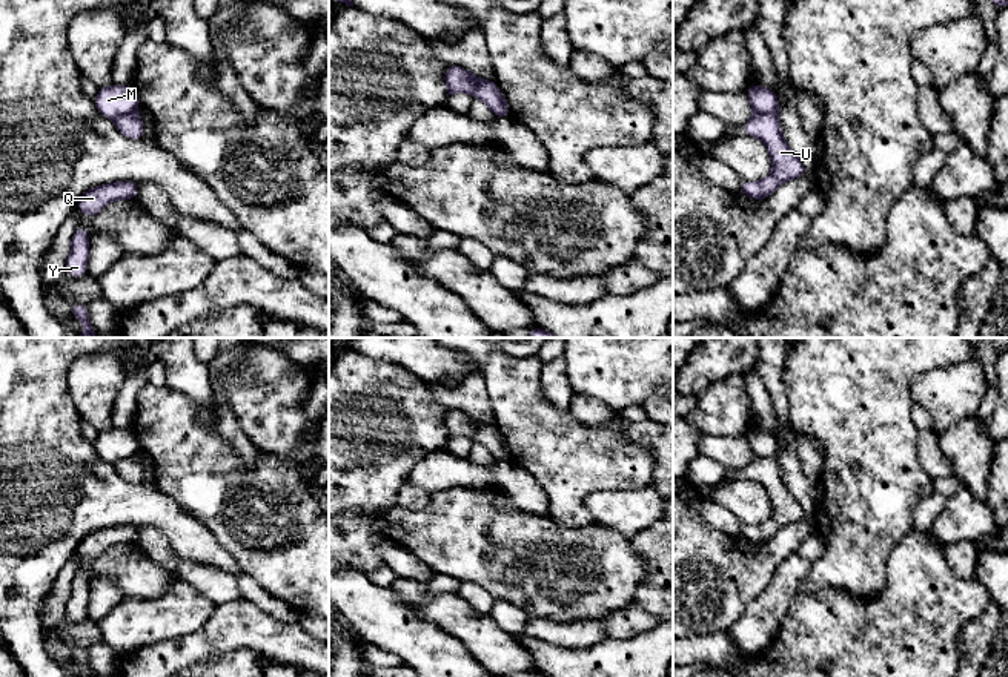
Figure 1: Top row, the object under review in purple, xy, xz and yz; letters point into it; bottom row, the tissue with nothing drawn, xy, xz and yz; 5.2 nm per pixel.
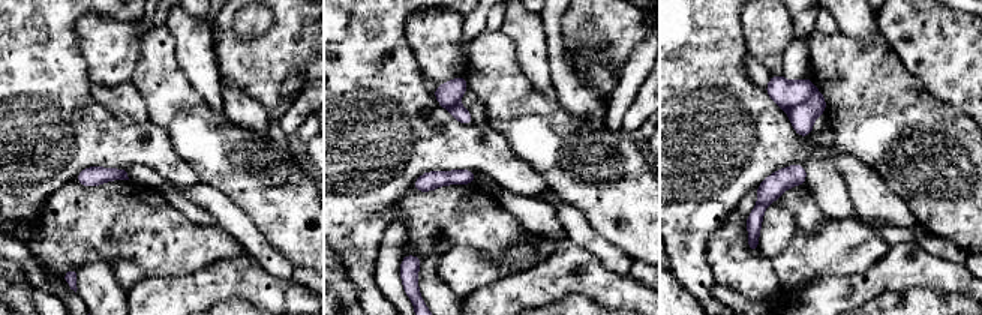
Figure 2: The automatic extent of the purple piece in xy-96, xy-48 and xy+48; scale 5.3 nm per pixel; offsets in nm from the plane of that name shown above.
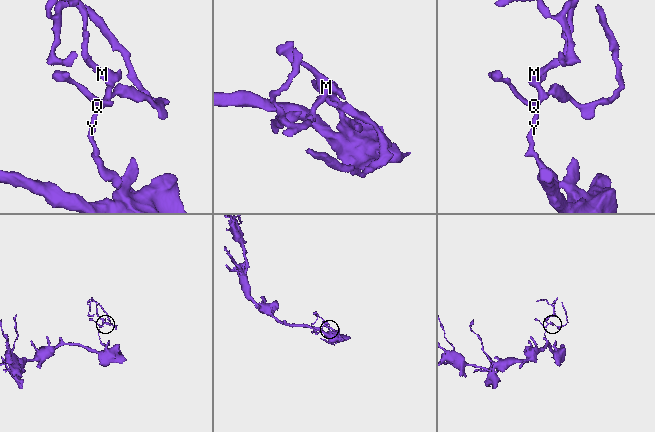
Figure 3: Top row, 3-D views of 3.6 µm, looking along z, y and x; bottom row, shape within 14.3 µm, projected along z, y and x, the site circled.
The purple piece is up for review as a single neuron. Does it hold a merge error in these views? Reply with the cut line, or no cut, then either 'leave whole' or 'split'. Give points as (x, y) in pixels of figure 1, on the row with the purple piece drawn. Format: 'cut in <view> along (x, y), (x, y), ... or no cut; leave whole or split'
cut in yz along (776, 109), (755, 112); split

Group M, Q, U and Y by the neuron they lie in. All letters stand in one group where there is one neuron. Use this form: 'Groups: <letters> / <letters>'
Groups: M / Q U Y

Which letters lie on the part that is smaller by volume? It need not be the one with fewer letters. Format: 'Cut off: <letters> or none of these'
Cut off: M

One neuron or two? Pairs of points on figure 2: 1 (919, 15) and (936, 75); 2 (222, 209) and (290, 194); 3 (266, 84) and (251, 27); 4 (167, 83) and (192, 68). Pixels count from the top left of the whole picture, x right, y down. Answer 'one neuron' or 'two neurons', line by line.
1: one neuron
2: two neurons
3: two neurons
4: two neurons

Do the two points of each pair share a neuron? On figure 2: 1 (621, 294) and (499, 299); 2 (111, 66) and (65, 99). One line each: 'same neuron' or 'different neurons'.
1: same neuron
2: different neurons

